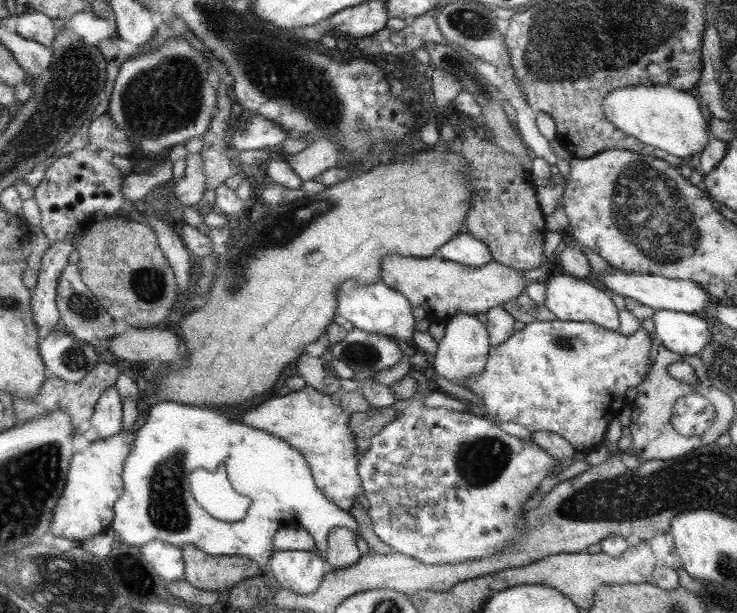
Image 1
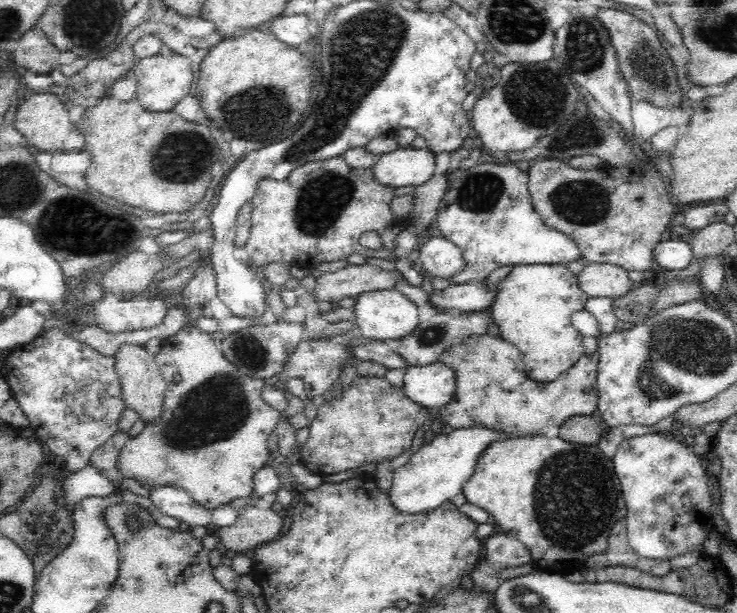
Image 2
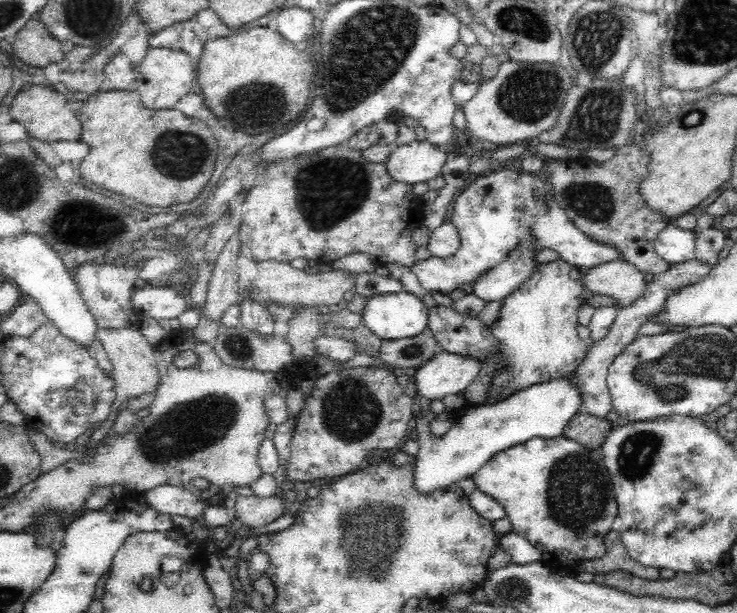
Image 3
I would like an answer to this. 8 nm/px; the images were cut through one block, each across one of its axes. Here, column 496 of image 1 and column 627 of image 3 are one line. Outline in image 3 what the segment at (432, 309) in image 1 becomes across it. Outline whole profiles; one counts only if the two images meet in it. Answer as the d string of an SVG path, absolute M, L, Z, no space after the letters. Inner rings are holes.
M621 258L583 271L581 280L587 294L615 298L622 307L632 305L647 286L643 274Z

